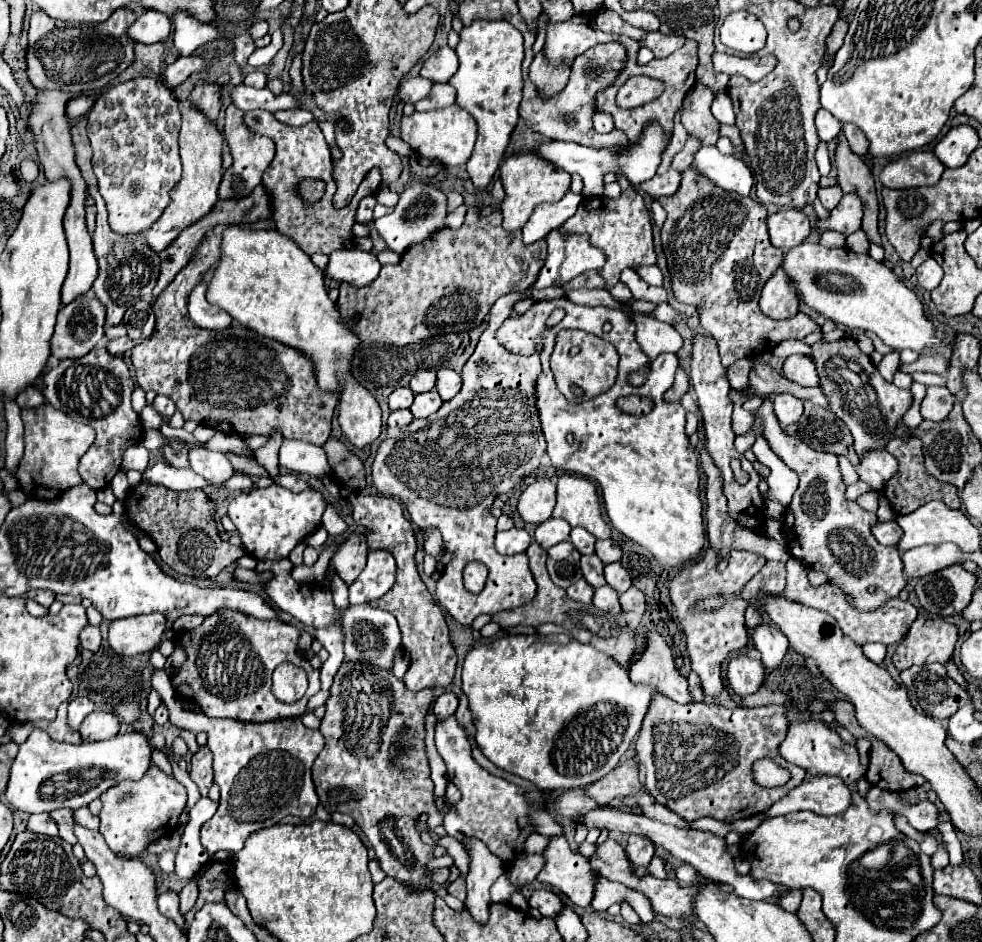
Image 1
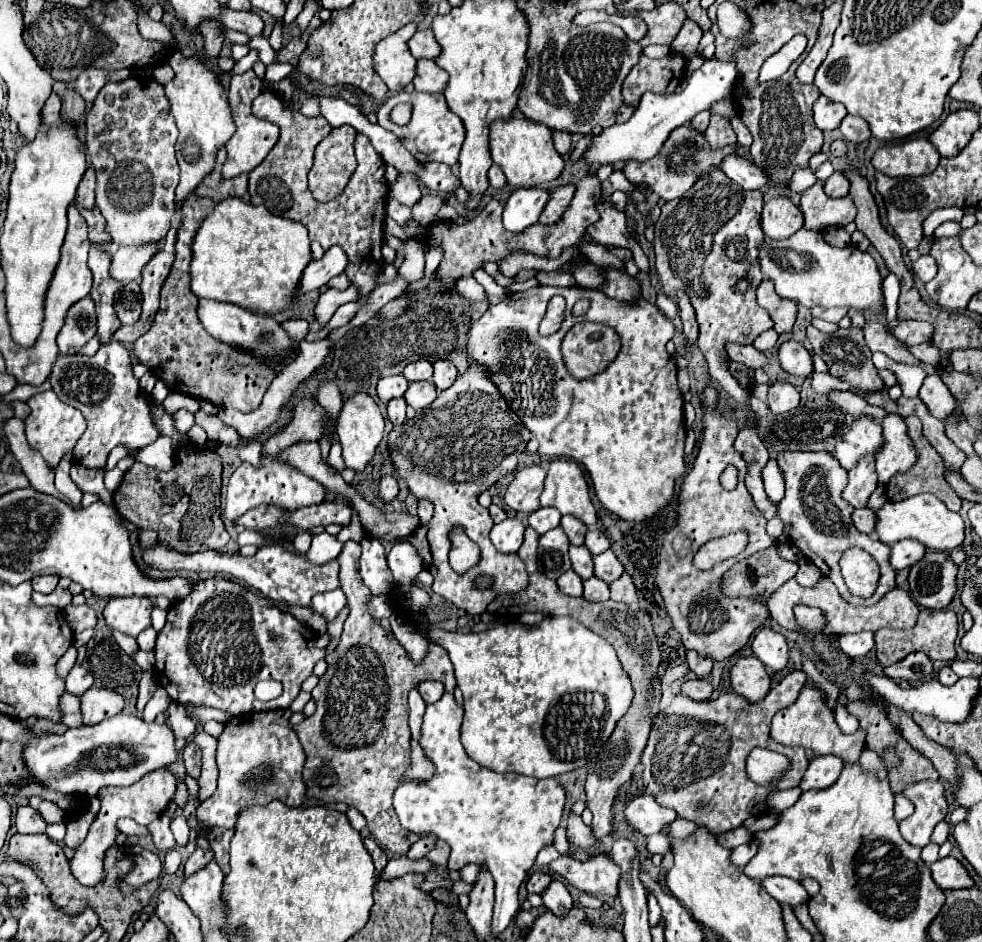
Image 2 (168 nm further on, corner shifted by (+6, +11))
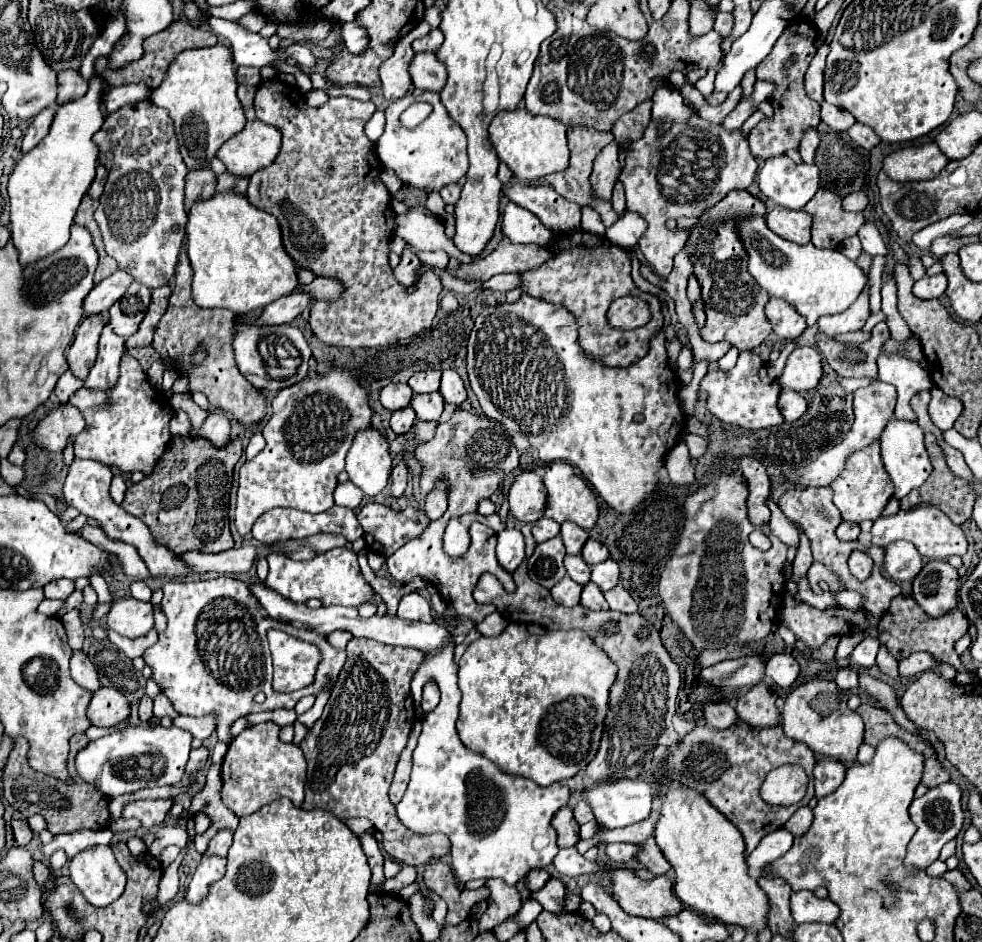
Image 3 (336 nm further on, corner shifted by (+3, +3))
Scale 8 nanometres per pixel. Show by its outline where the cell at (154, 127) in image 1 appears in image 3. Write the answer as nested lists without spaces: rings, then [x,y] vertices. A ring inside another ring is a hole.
[[[152,101],[122,107],[120,111],[106,115],[102,131],[94,135],[94,141],[100,147],[98,159],[108,169],[108,181],[100,197],[100,205],[94,213],[104,237],[106,253],[118,261],[118,267],[122,271],[132,275],[134,281],[144,283],[148,289],[172,283],[178,255],[184,243],[184,225],[188,217],[184,209],[184,179],[188,167],[180,157],[178,141],[168,111],[156,107]]]

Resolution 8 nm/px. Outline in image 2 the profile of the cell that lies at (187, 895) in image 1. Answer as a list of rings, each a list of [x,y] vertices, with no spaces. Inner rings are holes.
[[[195,849],[195,853],[193,853],[193,855],[187,859],[187,863],[185,863],[185,877],[197,873],[197,871],[199,871],[201,867],[205,867],[211,859],[213,859],[213,853],[205,853],[205,851],[201,851],[201,849]]]

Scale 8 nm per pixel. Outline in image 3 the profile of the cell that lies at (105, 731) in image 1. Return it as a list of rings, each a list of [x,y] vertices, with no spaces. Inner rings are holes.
[[[100,687],[88,707],[88,717],[92,725],[98,727],[114,727],[116,723],[128,719],[130,703],[126,697],[112,687]]]

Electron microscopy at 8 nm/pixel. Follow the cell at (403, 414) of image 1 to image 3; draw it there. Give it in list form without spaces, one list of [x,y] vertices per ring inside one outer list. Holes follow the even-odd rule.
[[[404,407],[404,409],[398,409],[392,413],[390,427],[394,433],[408,433],[414,419],[416,419],[416,413],[412,411],[412,407]]]

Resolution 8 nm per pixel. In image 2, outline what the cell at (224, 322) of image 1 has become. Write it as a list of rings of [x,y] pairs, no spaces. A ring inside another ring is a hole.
[[[199,299],[199,305],[197,305],[197,315],[205,327],[205,331],[219,339],[219,341],[225,341],[229,345],[237,345],[237,347],[243,347],[243,349],[249,349],[253,351],[255,355],[261,355],[261,357],[273,357],[275,361],[283,359],[283,355],[293,347],[293,343],[289,341],[287,333],[279,327],[279,321],[275,317],[269,317],[269,315],[257,315],[257,313],[251,313],[251,311],[245,311],[237,305],[231,305],[231,303],[217,303],[217,301],[209,301],[209,299]]]

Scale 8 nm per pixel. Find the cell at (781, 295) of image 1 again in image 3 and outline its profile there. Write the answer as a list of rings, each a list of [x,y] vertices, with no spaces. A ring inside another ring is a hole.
[[[770,297],[766,315],[774,327],[774,333],[782,339],[796,339],[806,329],[806,319],[790,303],[784,303],[784,299]]]

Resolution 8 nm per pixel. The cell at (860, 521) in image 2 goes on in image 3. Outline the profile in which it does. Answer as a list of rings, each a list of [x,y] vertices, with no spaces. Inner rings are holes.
[[[842,521],[838,527],[836,527],[836,537],[840,541],[856,541],[860,535],[860,527],[858,523],[850,523],[850,521]]]

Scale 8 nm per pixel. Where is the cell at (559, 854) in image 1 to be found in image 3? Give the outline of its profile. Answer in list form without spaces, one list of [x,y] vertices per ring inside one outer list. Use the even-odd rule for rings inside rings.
[[[622,869],[612,871],[610,877],[614,879],[612,895],[628,915],[662,919],[682,911],[682,903],[672,893],[672,879],[666,875],[644,881],[632,875],[630,869]]]

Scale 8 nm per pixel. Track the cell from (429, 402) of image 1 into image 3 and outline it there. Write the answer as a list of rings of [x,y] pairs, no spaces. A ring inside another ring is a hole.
[[[440,393],[414,395],[412,409],[416,411],[416,419],[420,421],[438,421],[444,409],[444,399]]]

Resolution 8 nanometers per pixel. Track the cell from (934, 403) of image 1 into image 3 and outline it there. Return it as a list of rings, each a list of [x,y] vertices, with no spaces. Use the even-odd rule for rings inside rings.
[[[932,387],[932,401],[930,401],[930,417],[934,421],[934,425],[940,431],[946,431],[954,425],[954,421],[960,417],[962,411],[962,403],[960,399],[948,397],[944,391],[940,391],[940,387]]]

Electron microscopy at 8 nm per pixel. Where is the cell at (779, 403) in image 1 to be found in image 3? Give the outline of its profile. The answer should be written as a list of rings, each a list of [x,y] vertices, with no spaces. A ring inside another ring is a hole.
[[[790,389],[782,391],[778,403],[780,403],[780,411],[782,411],[782,415],[784,415],[786,421],[796,421],[796,419],[800,419],[800,417],[804,415],[806,407],[808,407],[806,399],[804,399],[800,393],[790,391]]]

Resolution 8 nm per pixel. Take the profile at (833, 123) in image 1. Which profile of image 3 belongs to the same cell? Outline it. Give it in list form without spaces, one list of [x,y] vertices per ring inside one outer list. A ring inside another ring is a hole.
[[[822,103],[822,121],[834,131],[848,131],[856,123],[854,115],[850,115],[846,109],[828,103]]]

